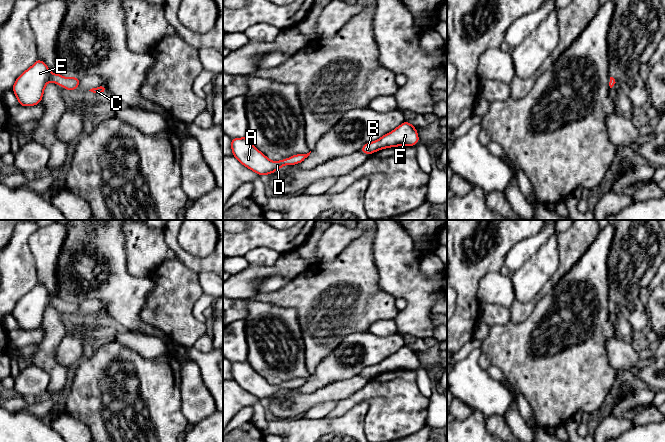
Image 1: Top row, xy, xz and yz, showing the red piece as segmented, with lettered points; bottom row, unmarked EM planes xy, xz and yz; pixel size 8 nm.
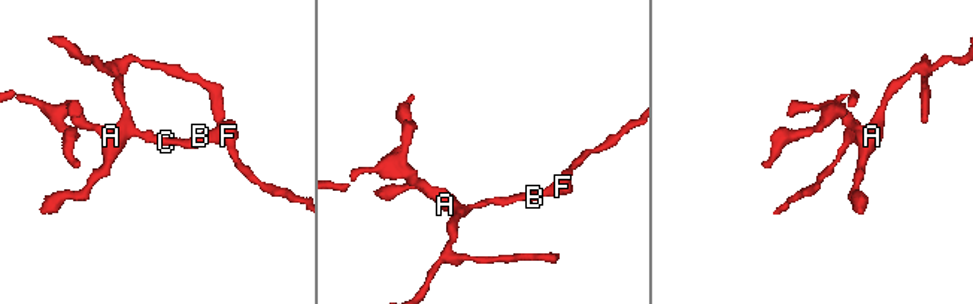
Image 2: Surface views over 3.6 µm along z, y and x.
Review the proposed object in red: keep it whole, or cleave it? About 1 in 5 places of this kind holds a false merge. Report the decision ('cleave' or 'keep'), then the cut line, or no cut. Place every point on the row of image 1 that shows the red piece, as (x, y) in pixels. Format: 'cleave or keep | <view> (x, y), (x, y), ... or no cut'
keep | no cut

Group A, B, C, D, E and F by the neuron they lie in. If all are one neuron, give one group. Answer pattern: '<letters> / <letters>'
A B C D E F

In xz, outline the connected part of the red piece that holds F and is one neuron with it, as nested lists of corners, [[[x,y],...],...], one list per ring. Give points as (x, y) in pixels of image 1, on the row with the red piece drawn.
[[[405,121],[388,134],[385,134],[374,142],[367,143],[360,149],[365,154],[372,154],[380,149],[395,146],[414,146],[419,142],[416,128]]]

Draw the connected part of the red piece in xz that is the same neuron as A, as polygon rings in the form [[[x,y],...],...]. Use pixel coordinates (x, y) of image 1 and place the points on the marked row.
[[[248,137],[232,138],[231,148],[233,156],[245,167],[256,172],[259,176],[272,174],[284,165],[295,165],[303,162],[311,153],[296,154],[287,159],[273,162],[262,152],[257,150]]]

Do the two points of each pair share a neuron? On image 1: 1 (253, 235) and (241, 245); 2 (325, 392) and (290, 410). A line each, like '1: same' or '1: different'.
1: same
2: same

